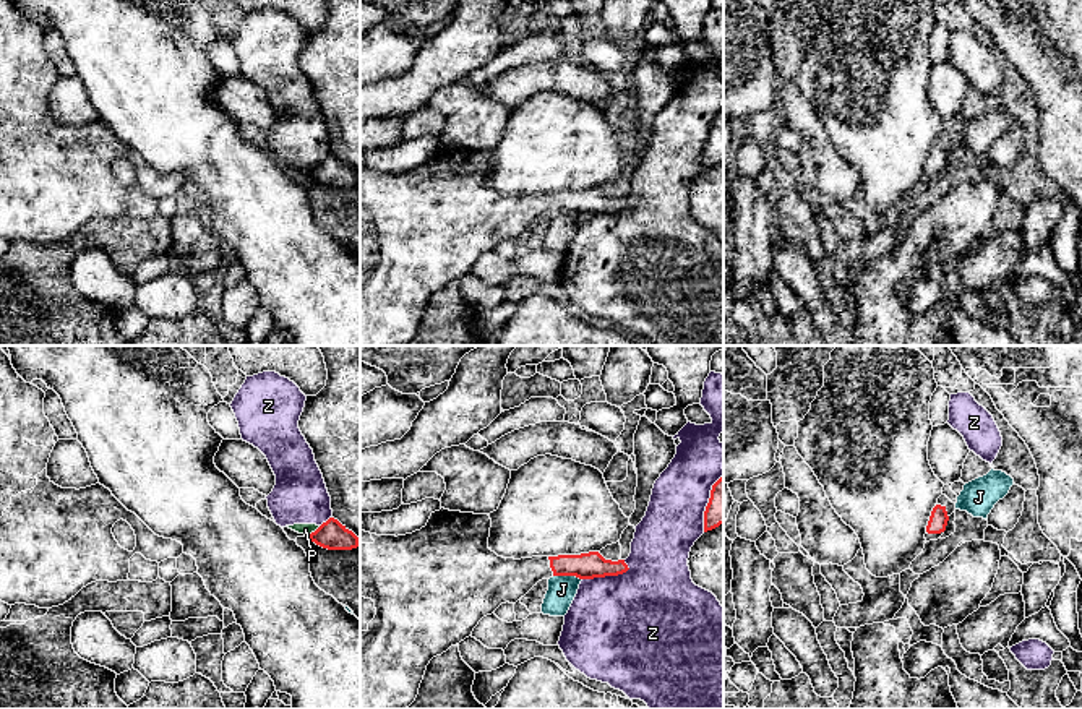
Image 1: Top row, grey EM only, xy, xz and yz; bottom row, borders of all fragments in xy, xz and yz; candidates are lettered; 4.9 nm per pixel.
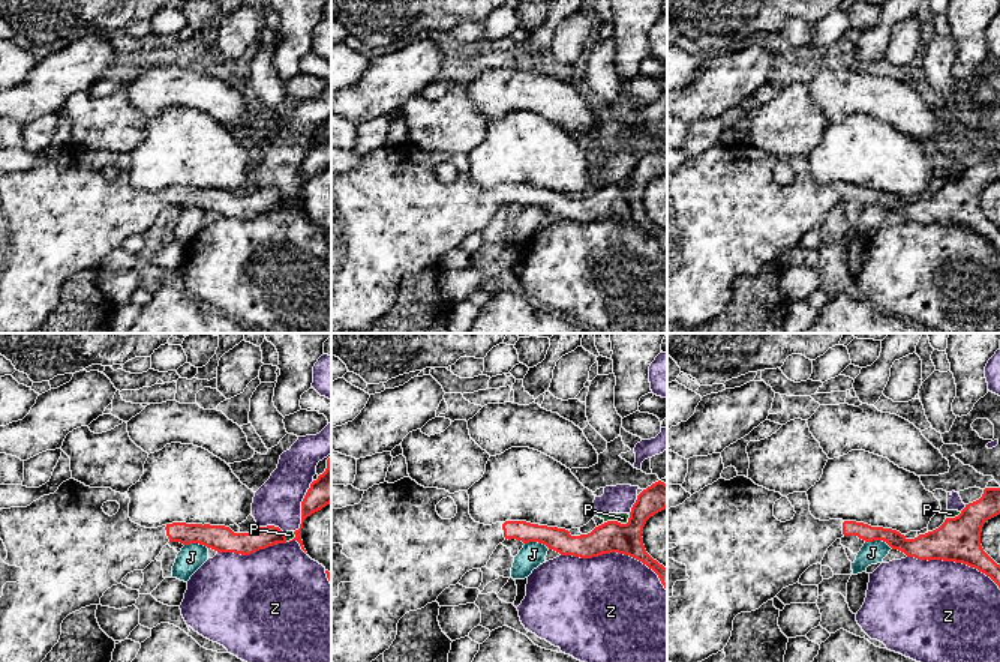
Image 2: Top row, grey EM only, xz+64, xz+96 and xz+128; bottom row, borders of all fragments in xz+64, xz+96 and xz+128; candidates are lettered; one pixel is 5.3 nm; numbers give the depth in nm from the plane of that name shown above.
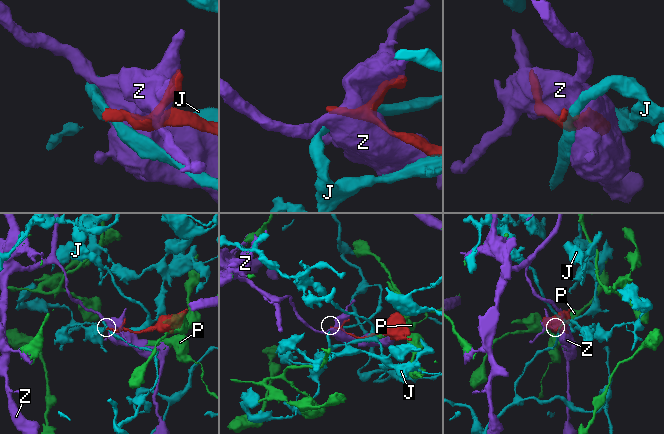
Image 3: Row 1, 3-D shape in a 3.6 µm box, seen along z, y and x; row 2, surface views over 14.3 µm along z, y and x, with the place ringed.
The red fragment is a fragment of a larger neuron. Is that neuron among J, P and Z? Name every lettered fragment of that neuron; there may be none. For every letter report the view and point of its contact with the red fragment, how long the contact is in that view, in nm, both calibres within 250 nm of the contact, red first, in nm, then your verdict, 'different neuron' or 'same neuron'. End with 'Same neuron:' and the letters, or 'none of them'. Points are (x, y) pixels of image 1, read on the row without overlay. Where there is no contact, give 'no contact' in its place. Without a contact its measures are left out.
J: contact xz (568, 211); length 150 nm; calibres 130 and 140 nm; different neuron
P: contact xy (315, 167); length 90 nm; calibres 140 and 50 nm; different neuron
Z: contact xz (605, 211); length 240 nm; calibres 130 and 480 nm; different neuron
Same neuron: none of them

